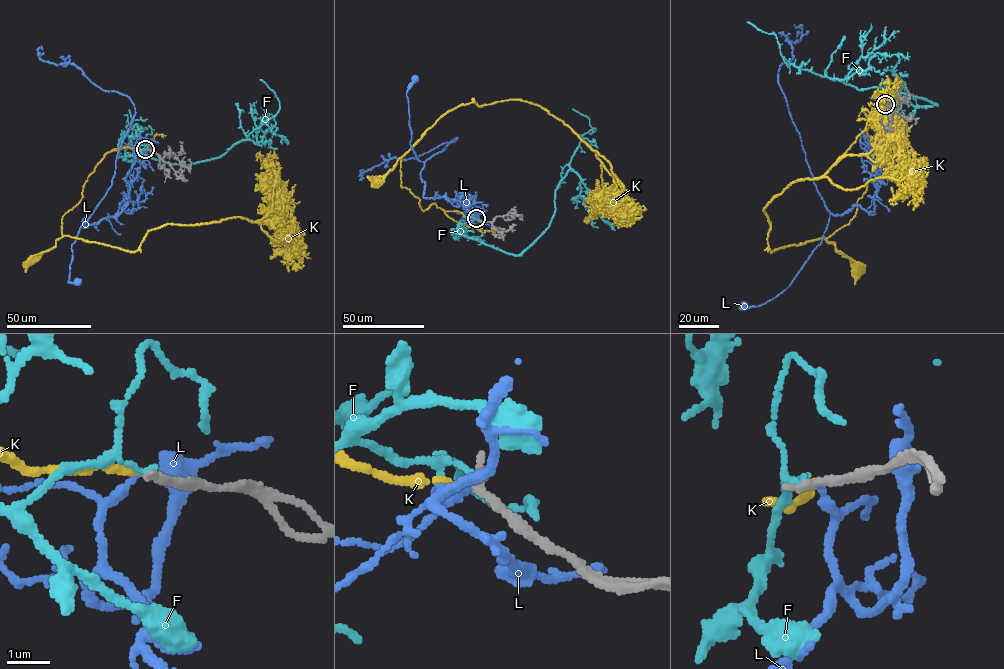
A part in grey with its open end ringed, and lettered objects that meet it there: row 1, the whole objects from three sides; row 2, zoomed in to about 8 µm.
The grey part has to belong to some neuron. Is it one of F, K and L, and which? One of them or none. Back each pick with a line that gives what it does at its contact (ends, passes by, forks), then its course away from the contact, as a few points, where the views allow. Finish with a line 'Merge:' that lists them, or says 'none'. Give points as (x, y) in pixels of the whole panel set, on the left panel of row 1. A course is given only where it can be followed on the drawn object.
K: It ends there. Its course: (145, 149), (124, 147), (104, 155), (84, 183), (81, 200), (63, 216), (61, 236), (56, 245), (31, 260)
Merge: K

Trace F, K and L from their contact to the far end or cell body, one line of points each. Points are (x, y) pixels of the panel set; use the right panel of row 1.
F: (884, 105), (900, 119), (936, 104), (882, 88), (858, 89), (797, 67), (782, 56), (775, 35), (747, 22)
K: (885, 105), (875, 108), (866, 132), (879, 157), (866, 191), (854, 217), (827, 239), (857, 268)
L: (885, 105), (873, 214), (857, 205), (830, 214), (822, 241), (791, 284), (764, 304), (744, 306)

